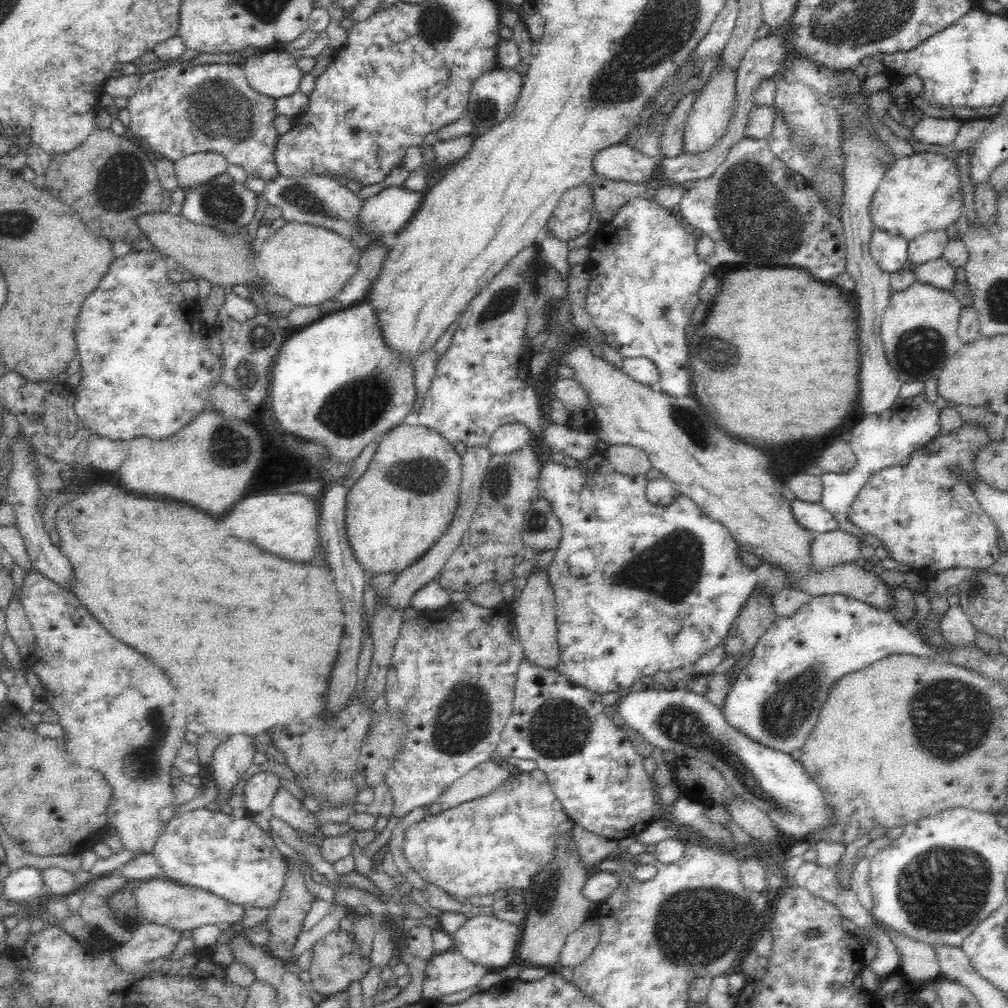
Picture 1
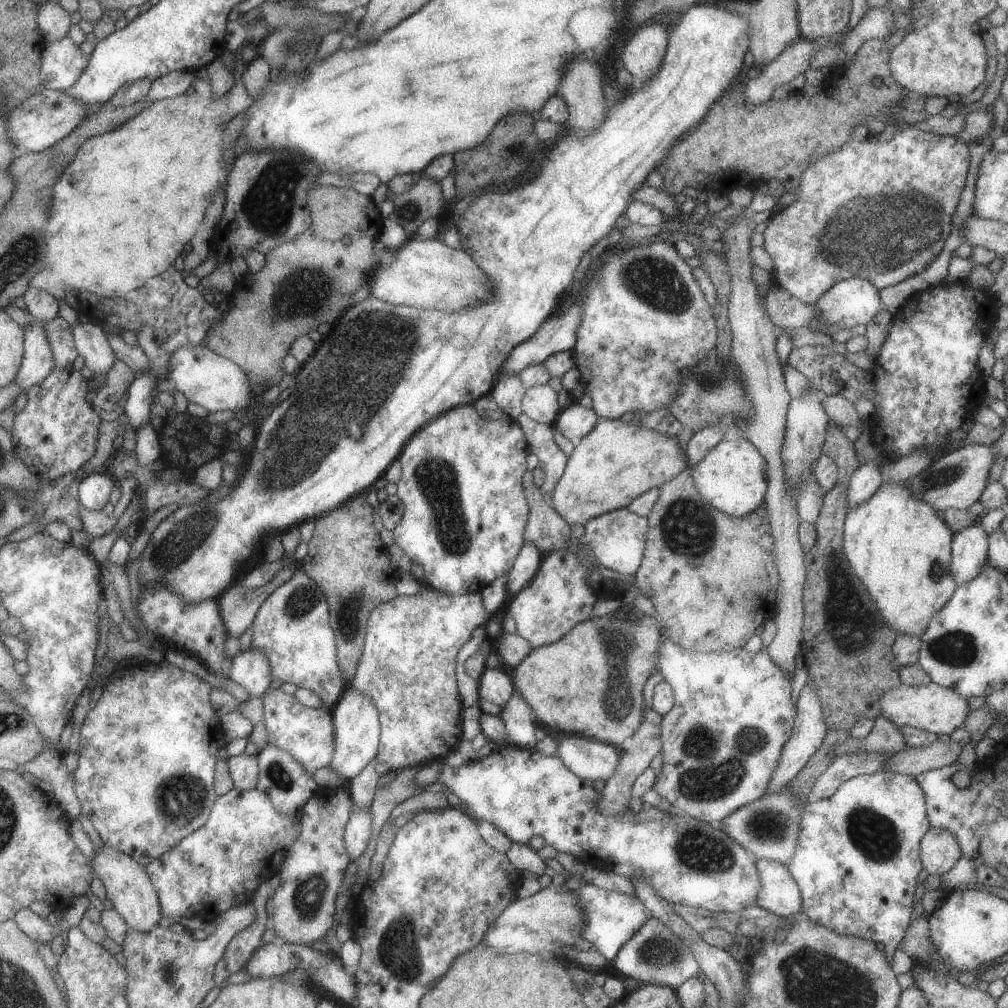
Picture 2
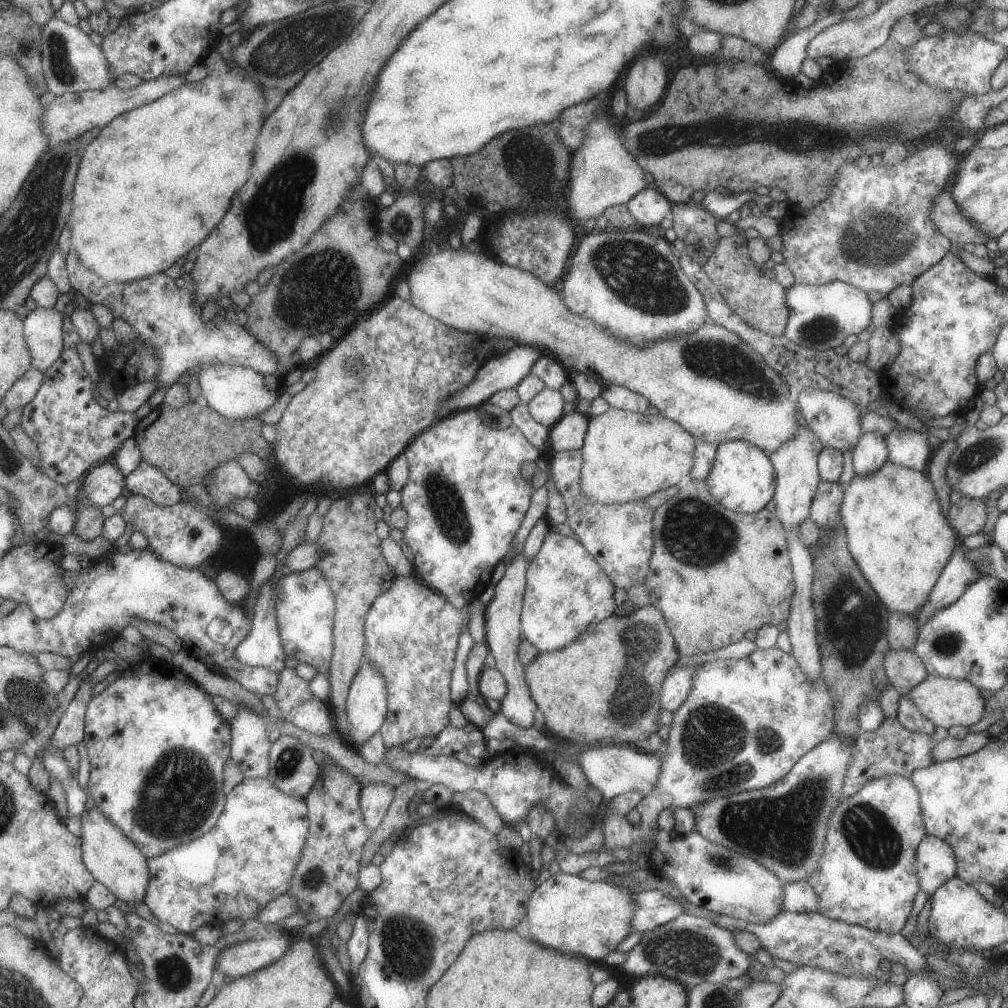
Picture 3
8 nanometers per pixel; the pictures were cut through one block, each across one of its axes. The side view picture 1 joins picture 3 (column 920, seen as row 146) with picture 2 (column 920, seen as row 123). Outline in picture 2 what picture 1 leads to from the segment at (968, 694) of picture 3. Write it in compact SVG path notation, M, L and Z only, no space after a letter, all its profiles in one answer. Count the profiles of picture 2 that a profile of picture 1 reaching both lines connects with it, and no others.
M929 682L925 686L900 684L893 690L887 690L879 698L879 710L881 716L891 720L898 728L911 726L911 728L920 728L936 735L951 734L953 730L965 722L965 718L969 714L967 699L959 696L955 690L943 688L935 682Z

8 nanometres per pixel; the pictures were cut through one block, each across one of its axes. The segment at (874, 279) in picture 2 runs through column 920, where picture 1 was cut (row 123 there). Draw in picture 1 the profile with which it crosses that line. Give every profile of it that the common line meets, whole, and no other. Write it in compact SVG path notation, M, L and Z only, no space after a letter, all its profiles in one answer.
M189 61L160 68L141 75L136 94L128 99L131 123L127 133L144 138L144 142L164 158L175 161L194 152L211 150L223 154L229 164L241 166L249 177L260 177L266 181L278 177L274 164L274 144L279 136L272 122L278 115L274 111L274 99L254 90L244 75L242 64L192 64Z

